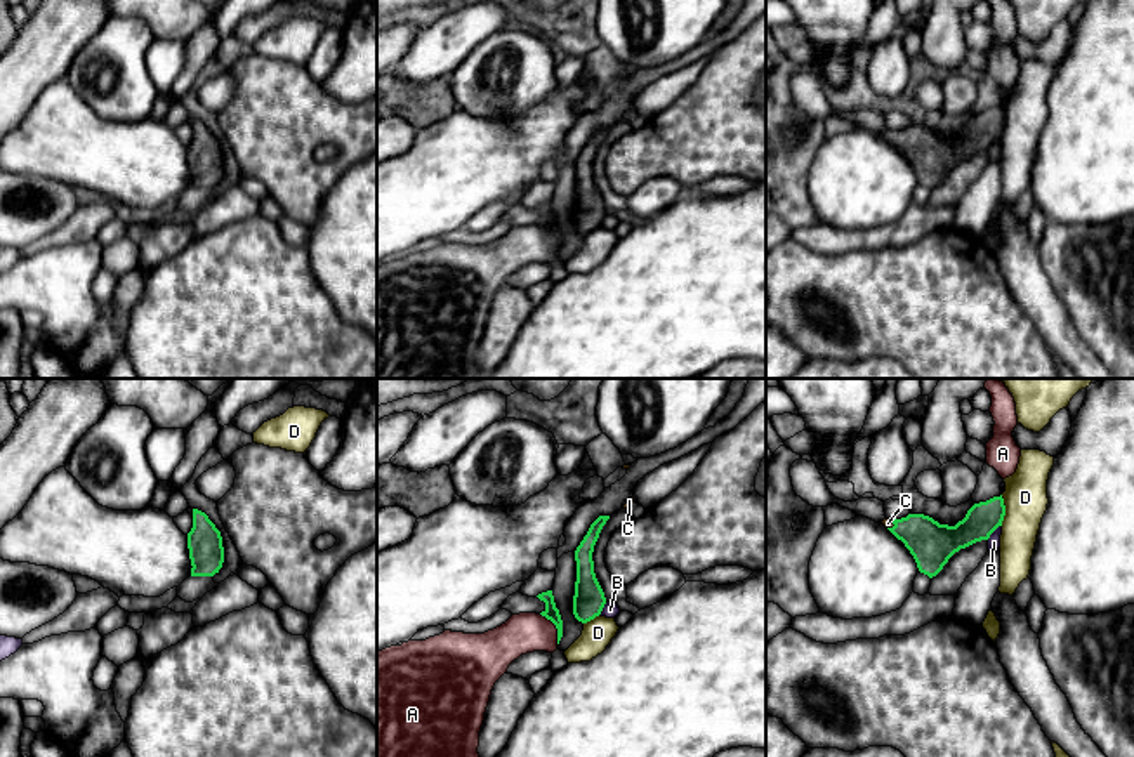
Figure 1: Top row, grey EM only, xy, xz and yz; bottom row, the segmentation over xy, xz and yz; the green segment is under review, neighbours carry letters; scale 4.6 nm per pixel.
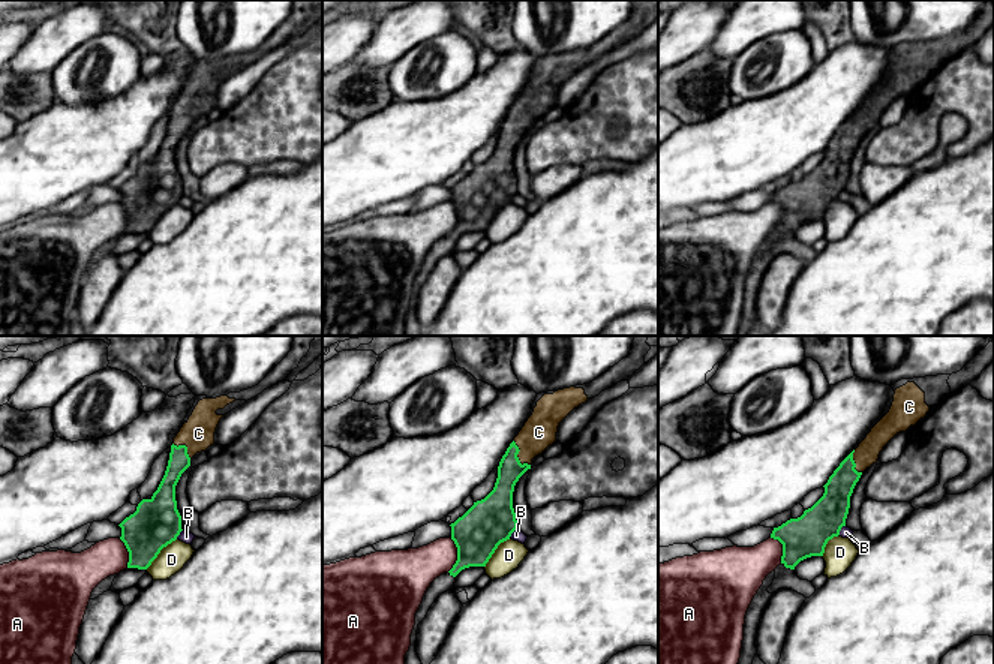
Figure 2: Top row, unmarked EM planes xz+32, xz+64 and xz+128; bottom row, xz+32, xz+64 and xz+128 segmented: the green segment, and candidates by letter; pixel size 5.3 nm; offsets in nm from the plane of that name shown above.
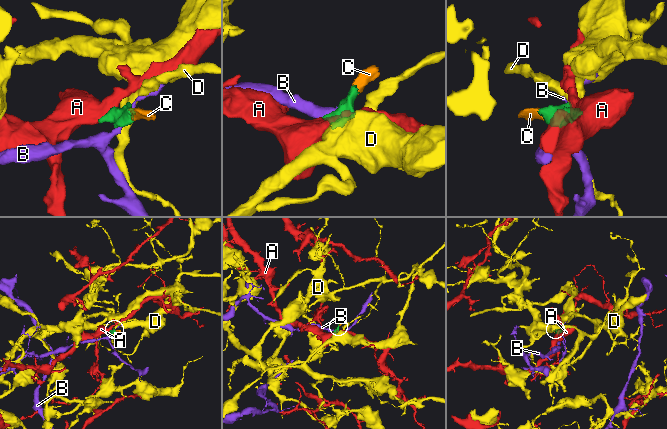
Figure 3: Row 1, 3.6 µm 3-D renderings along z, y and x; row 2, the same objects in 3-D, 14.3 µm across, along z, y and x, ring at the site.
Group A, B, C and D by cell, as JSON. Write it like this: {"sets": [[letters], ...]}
{"sets": [["A"], ["B"], ["C"], ["D"]]}

